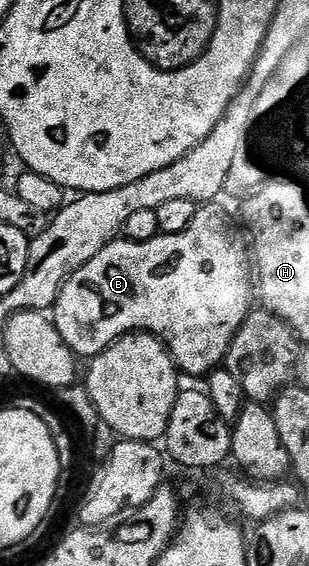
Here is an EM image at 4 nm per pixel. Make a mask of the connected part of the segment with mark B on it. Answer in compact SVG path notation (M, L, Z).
M202 203L194 211L193 217L185 228L180 230L165 230L151 237L149 240L114 238L102 246L85 264L70 272L68 278L62 282L61 289L52 304L51 319L53 325L57 327L57 333L63 338L63 342L67 342L67 346L73 352L74 356L78 358L92 358L100 354L103 349L108 348L114 340L117 340L123 335L131 332L148 332L150 336L156 336L168 348L174 365L184 375L186 372L189 376L202 375L201 377L204 377L214 367L215 361L213 361L213 355L217 351L220 353L228 345L235 331L234 325L246 315L247 309L250 307L248 304L249 300L251 304L251 272L247 267L246 253L243 251L242 245L240 248L237 245L236 238L229 233L229 224L225 221L224 214L215 205L204 204Z

